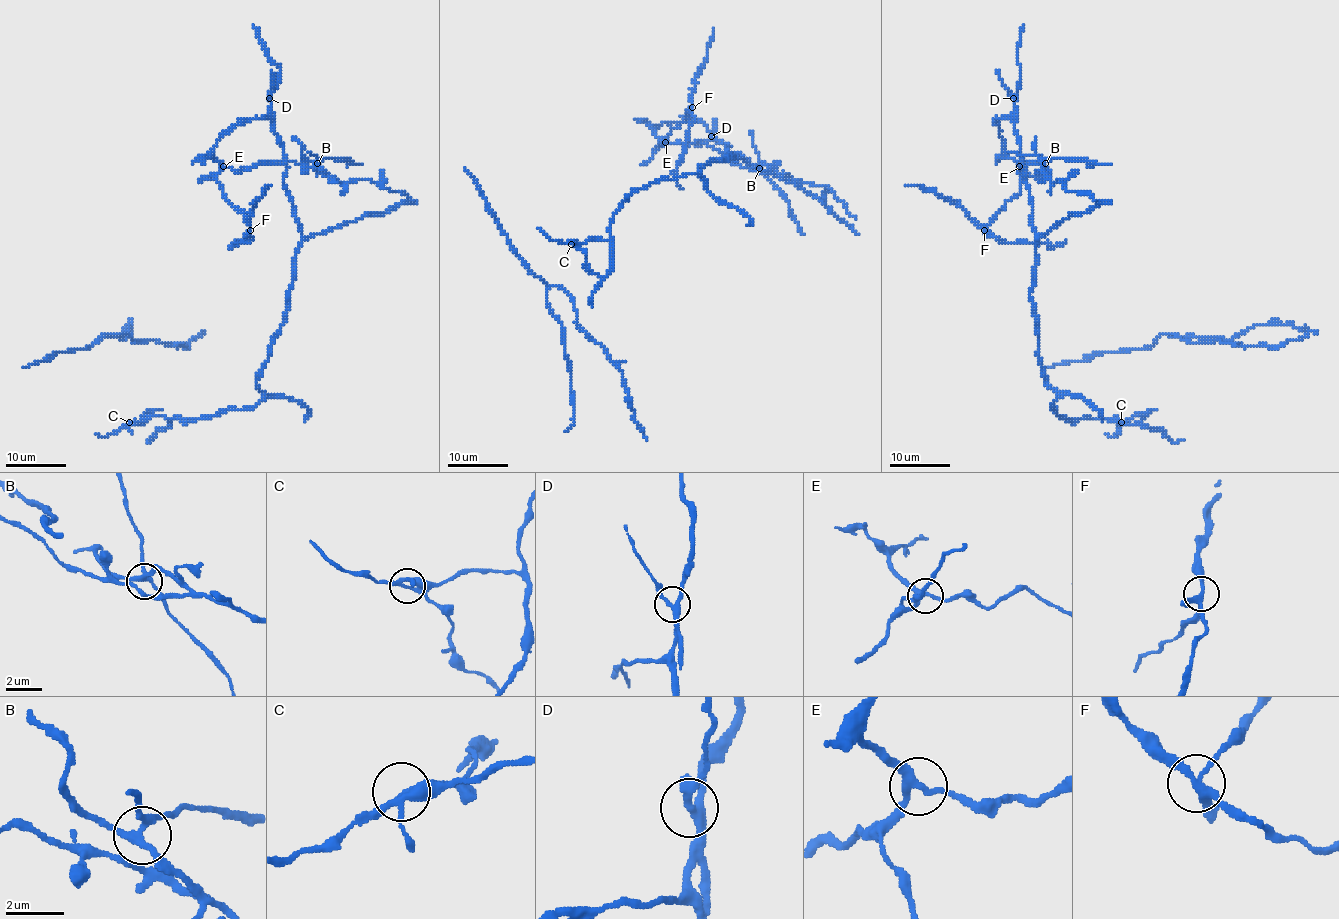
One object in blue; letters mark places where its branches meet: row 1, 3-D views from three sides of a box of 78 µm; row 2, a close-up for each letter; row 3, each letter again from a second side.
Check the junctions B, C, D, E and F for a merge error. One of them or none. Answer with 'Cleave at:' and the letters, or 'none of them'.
Cleave at: F

